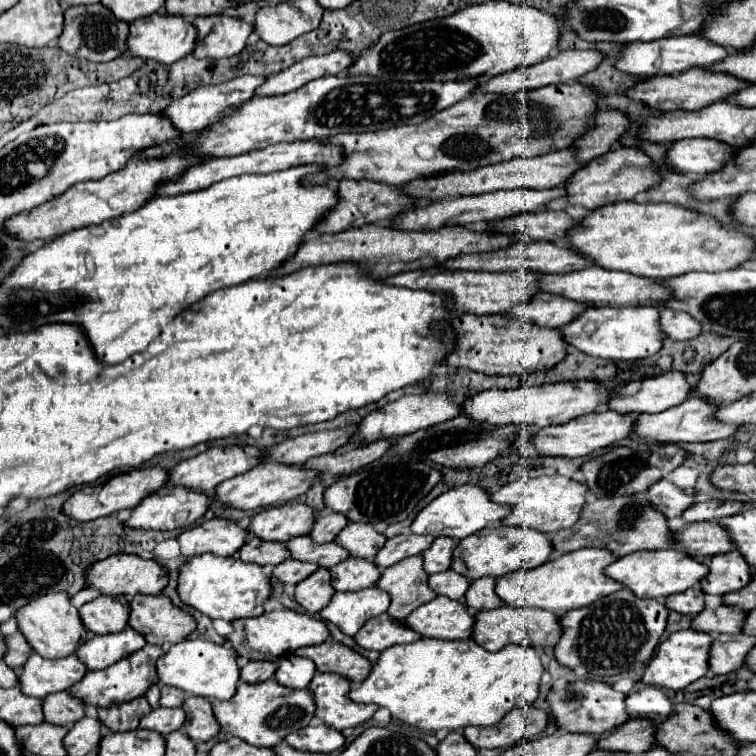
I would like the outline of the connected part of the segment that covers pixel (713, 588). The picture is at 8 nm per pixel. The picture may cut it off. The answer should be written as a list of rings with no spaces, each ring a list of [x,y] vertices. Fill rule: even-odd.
[[[733,549],[729,553],[713,555],[707,561],[709,575],[701,579],[703,593],[723,595],[731,591],[739,591],[747,581],[751,581],[751,567],[743,561],[743,555]]]

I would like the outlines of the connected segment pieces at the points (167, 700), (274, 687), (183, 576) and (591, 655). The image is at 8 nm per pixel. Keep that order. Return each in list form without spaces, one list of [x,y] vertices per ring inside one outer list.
[[[161,687],[159,705],[161,705],[161,707],[181,707],[181,705],[183,705],[183,697],[185,697],[185,693],[183,693],[181,689]]]
[[[275,679],[259,685],[239,683],[237,693],[229,701],[211,701],[221,733],[233,735],[255,747],[275,747],[287,733],[295,733],[309,725],[315,715],[315,699],[309,689],[287,689]]]
[[[197,555],[191,557],[179,569],[177,595],[183,605],[201,611],[211,619],[243,619],[257,617],[263,613],[263,603],[271,595],[269,577],[261,573],[259,565],[243,563],[237,557],[215,557],[215,555]]]
[[[619,589],[583,609],[561,615],[563,635],[555,645],[555,659],[569,669],[585,669],[595,677],[613,677],[651,659],[667,625],[667,607],[655,599],[639,599],[629,589]]]

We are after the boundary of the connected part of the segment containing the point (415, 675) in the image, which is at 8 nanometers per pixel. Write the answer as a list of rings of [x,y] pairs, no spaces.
[[[421,637],[407,645],[393,645],[381,651],[377,663],[371,667],[367,679],[359,687],[353,687],[347,697],[357,703],[373,703],[377,707],[387,707],[393,719],[399,719],[407,725],[437,731],[437,729],[463,729],[469,725],[487,727],[501,721],[503,713],[515,707],[517,697],[525,697],[531,705],[539,697],[539,681],[545,671],[545,665],[535,649],[523,649],[521,645],[503,647],[497,653],[489,653],[475,641],[431,641]]]

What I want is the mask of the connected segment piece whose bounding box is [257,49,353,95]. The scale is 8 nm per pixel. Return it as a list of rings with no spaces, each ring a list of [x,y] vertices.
[[[335,49],[327,55],[307,57],[299,63],[291,65],[291,69],[283,69],[277,75],[267,77],[265,85],[259,87],[257,95],[289,93],[289,91],[303,87],[305,83],[309,83],[313,79],[325,77],[325,75],[339,75],[339,73],[347,71],[351,65],[353,65],[353,57],[345,49]]]

